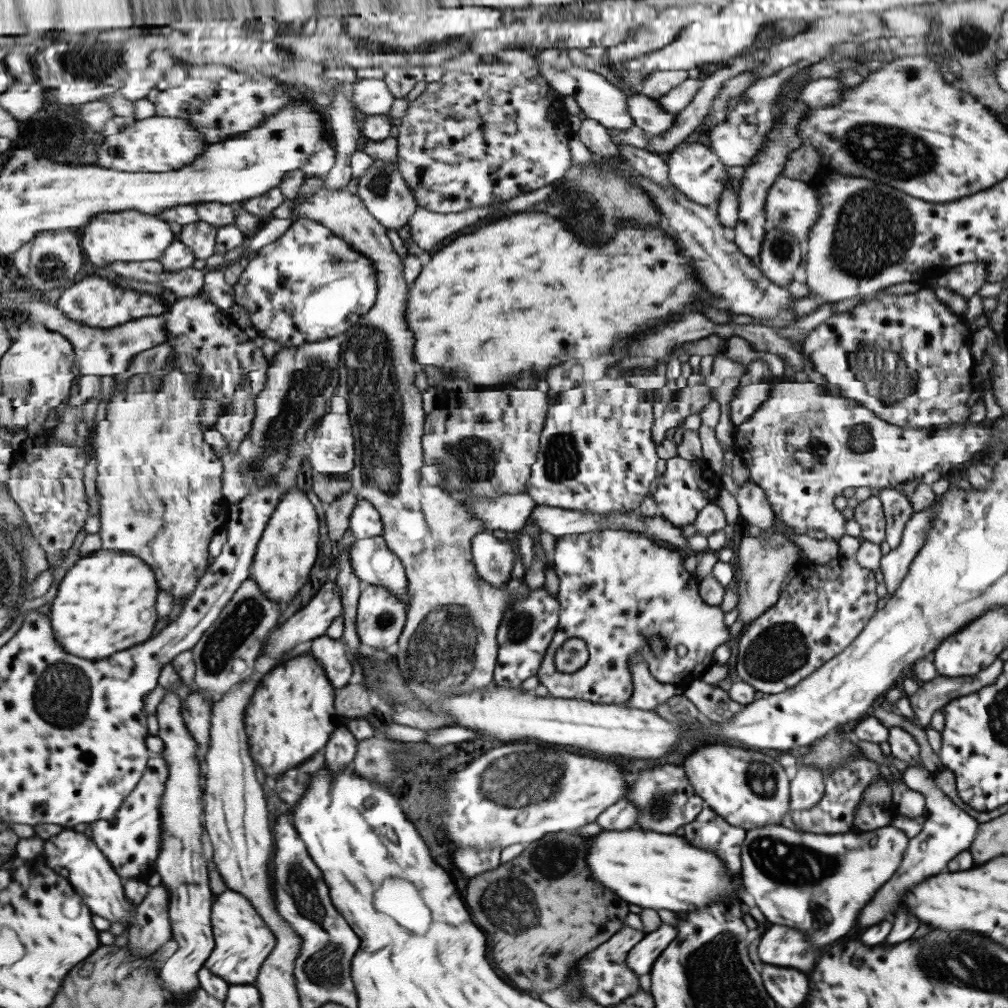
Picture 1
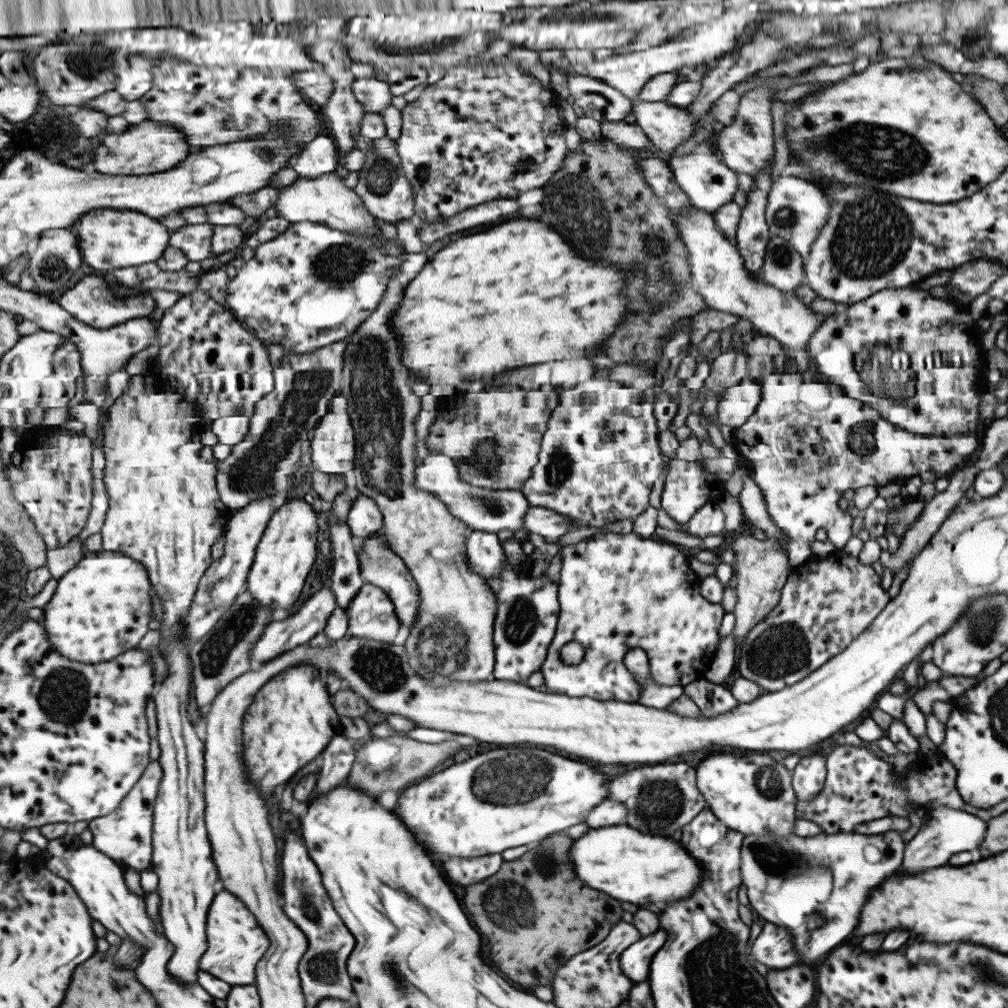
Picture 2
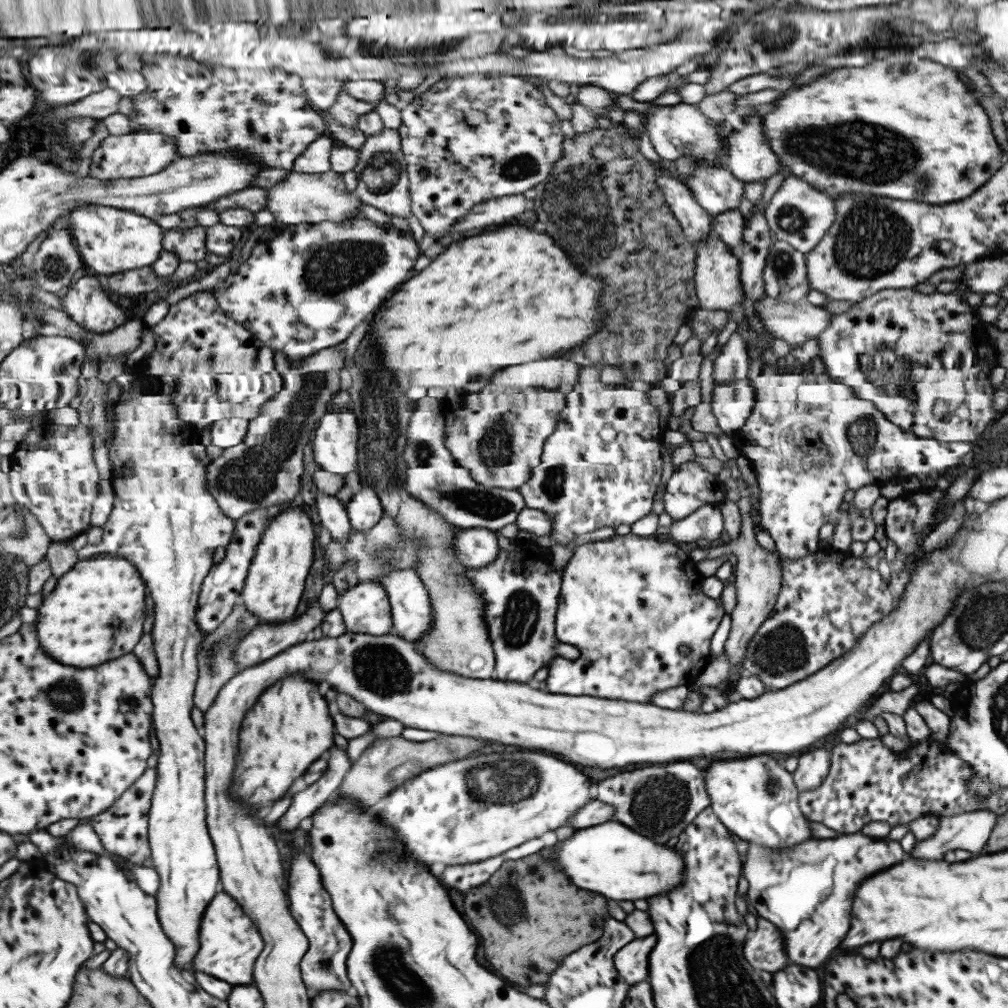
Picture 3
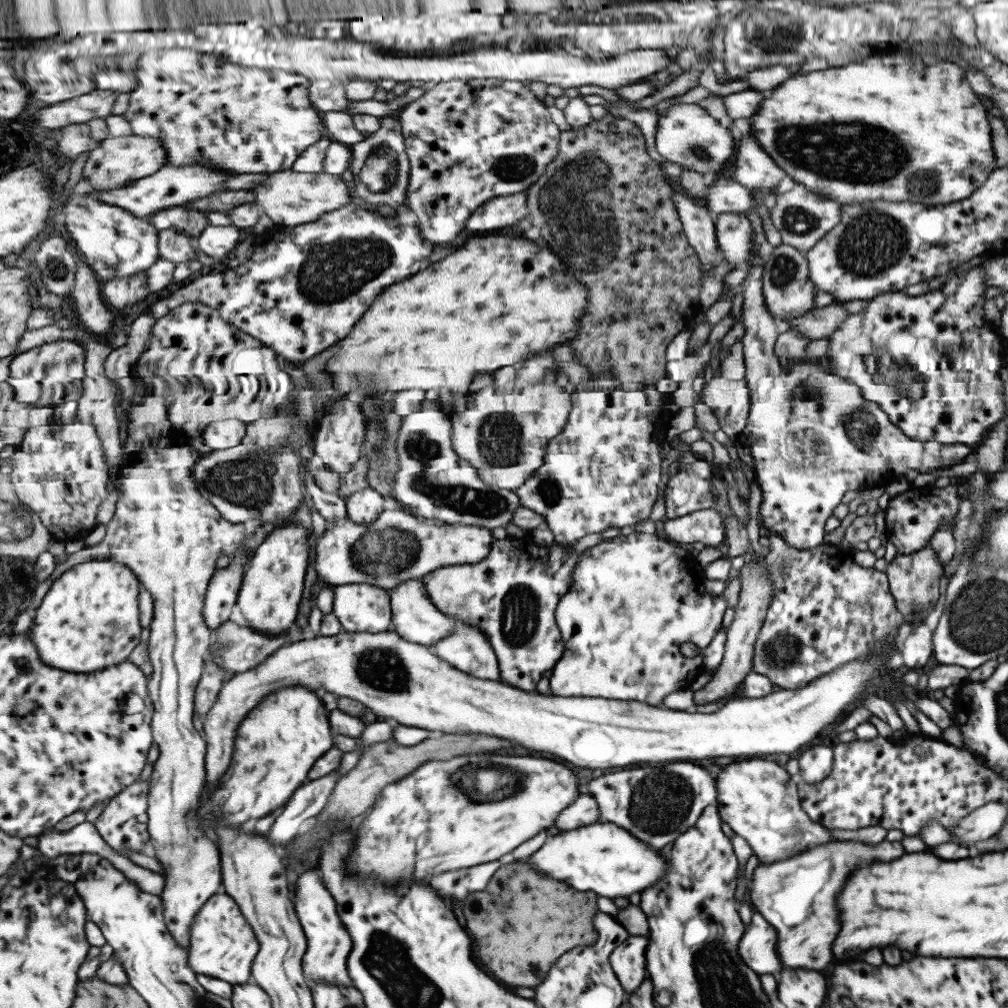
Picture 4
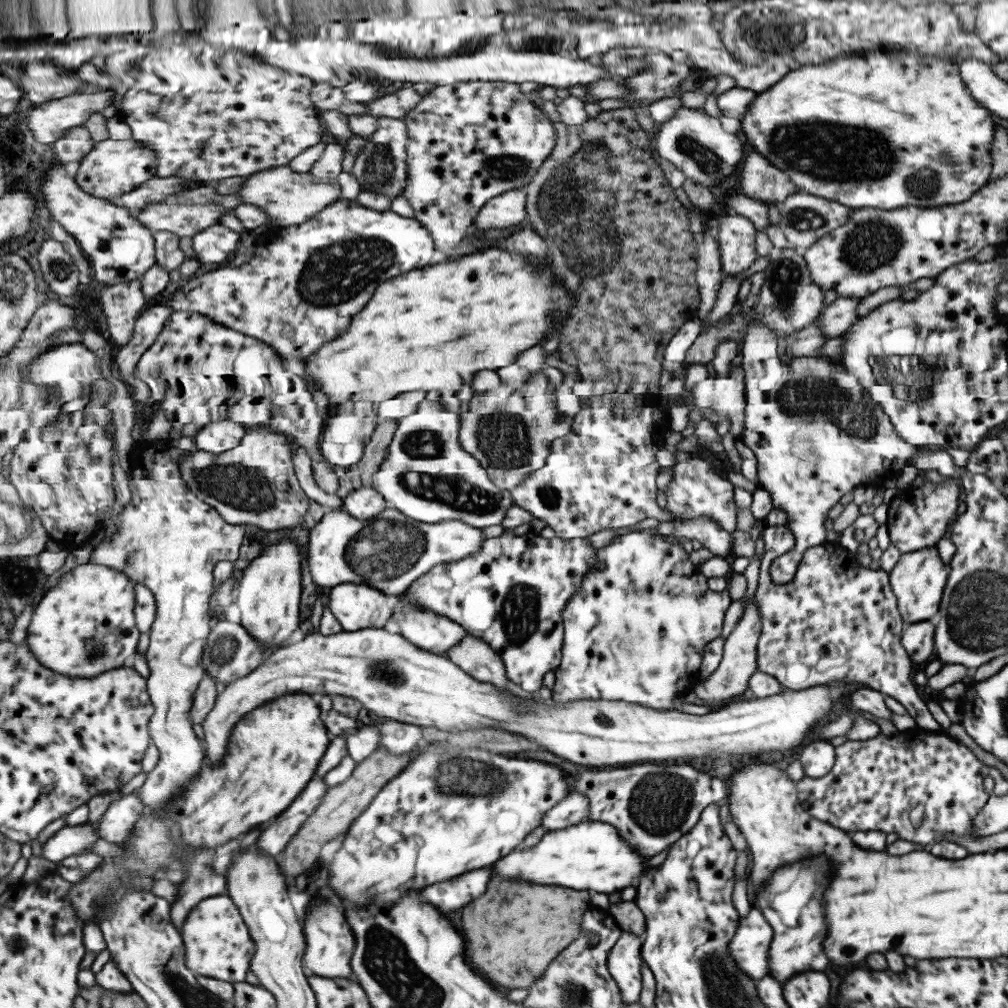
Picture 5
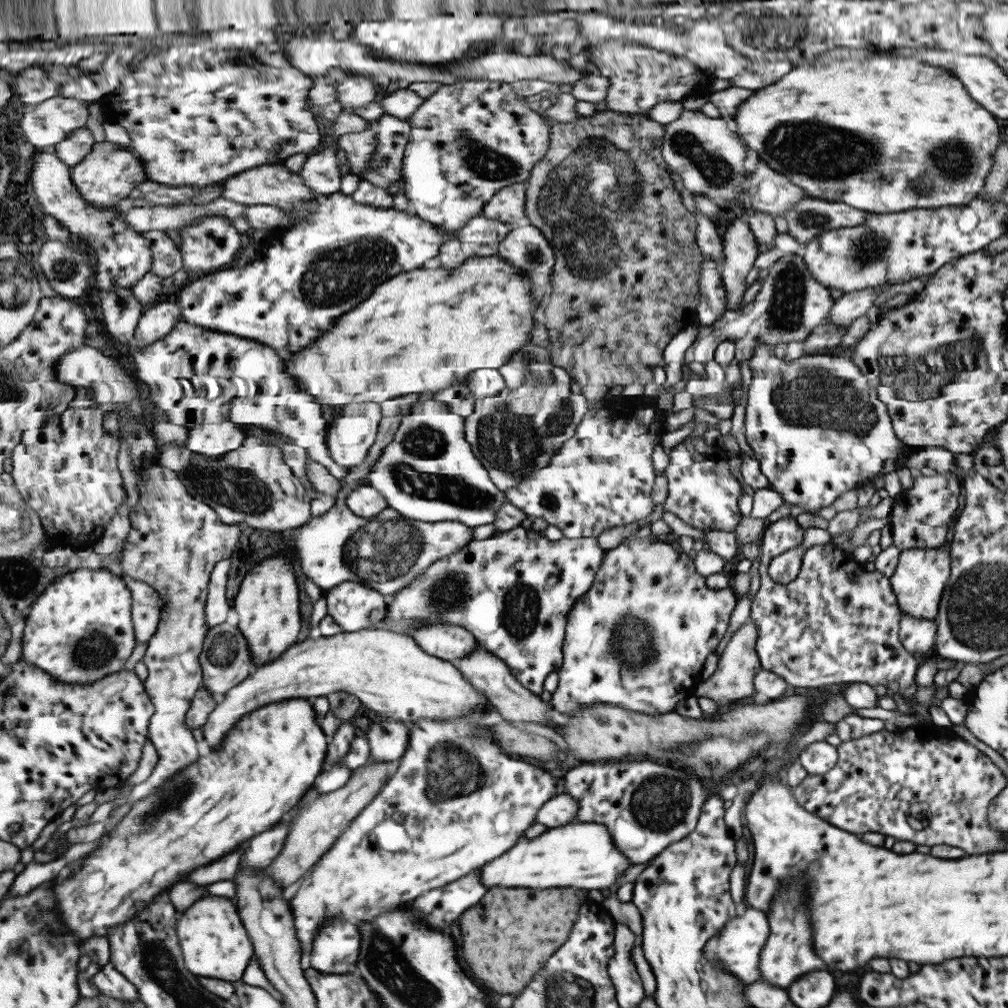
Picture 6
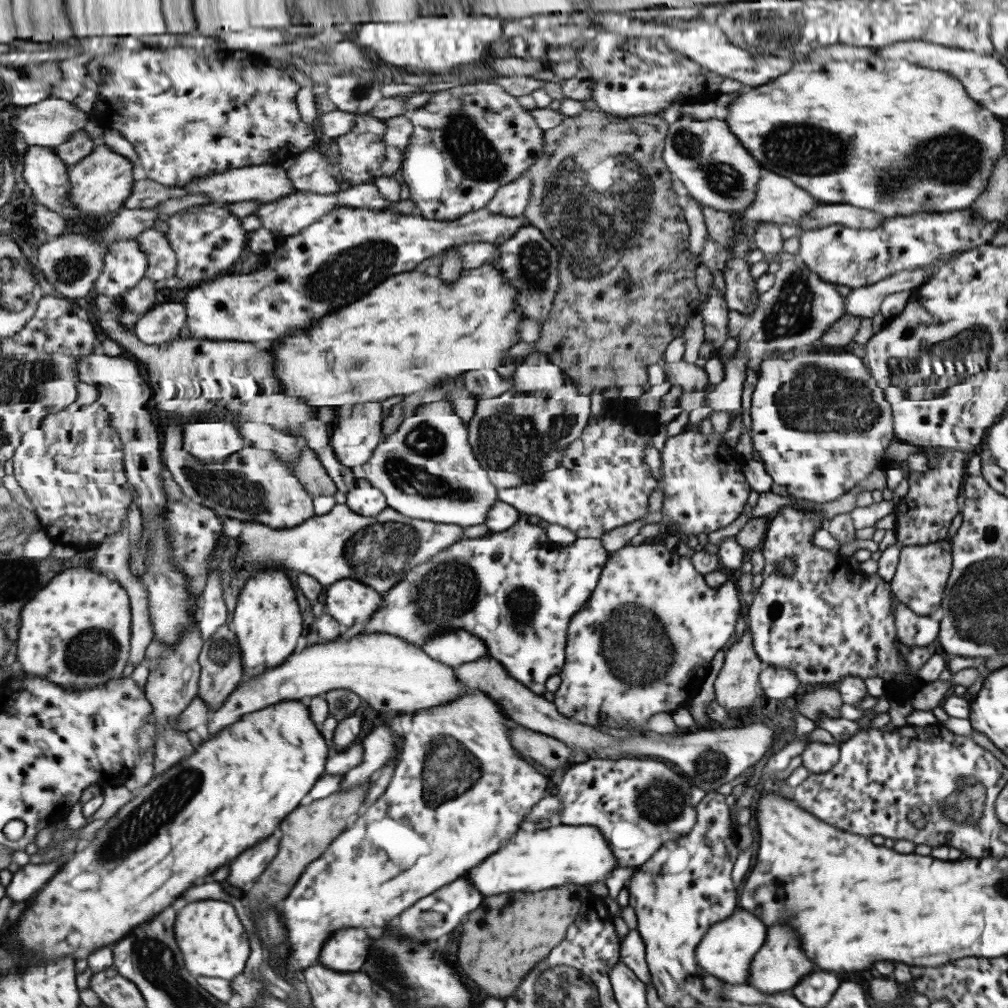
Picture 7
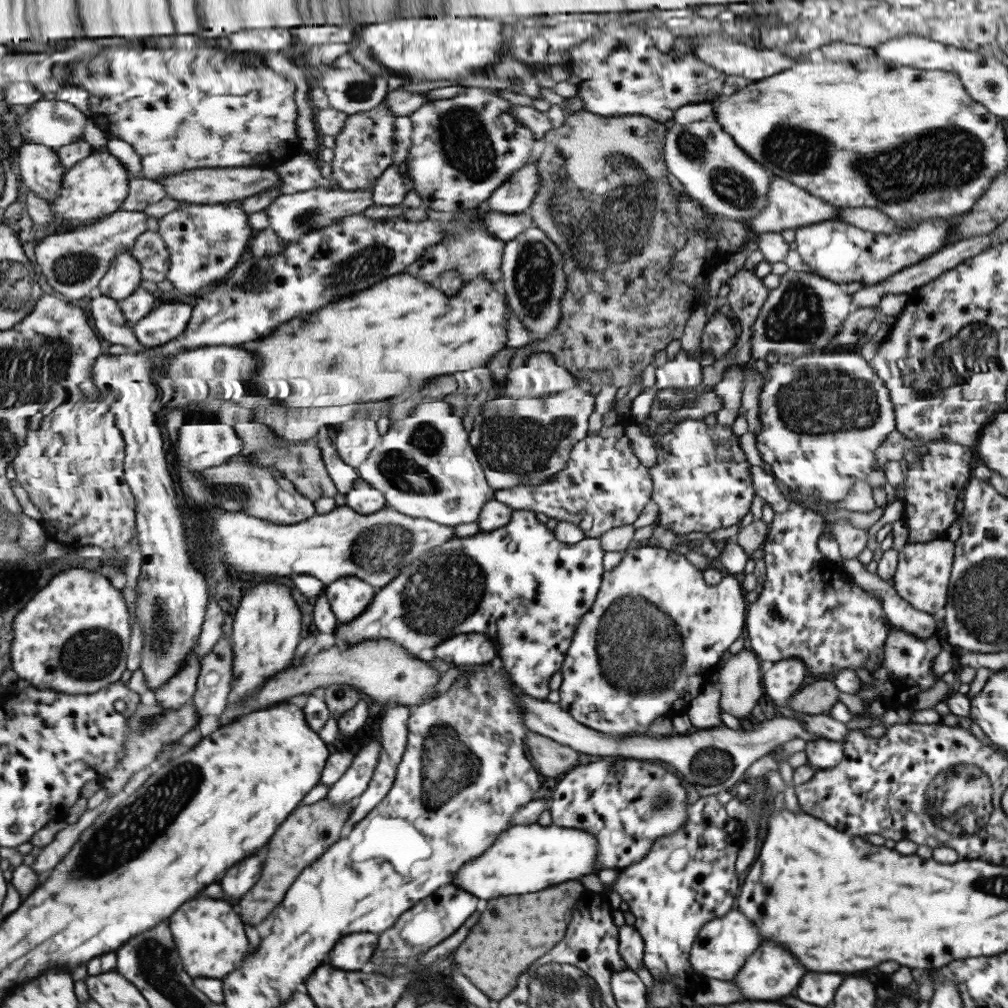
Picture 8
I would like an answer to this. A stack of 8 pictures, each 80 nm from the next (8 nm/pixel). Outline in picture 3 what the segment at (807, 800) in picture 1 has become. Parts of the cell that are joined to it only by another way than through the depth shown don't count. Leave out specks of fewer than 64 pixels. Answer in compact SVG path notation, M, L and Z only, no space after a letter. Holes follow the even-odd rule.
M814 749L797 758L797 768L792 773L797 790L813 790L826 778L830 765L830 753Z

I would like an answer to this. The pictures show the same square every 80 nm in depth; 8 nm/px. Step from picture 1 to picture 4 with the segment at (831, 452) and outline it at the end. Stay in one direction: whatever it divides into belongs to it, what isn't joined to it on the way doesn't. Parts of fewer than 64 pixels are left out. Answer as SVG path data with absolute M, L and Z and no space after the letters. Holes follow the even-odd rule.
M755 248L751 249L751 258L749 258L747 274L741 283L741 296L743 297L743 306L741 308L741 322L743 324L743 336L740 340L742 342L743 351L743 366L744 366L744 379L746 380L747 388L750 390L750 407L746 418L745 426L740 430L738 440L747 445L748 453L752 458L752 470L754 473L754 481L760 488L761 492L761 506L759 506L759 515L761 515L761 522L765 528L770 532L776 532L791 548L795 550L808 550L819 546L822 543L822 538L825 533L823 532L823 524L827 517L832 515L832 510L841 502L843 494L847 490L863 490L869 488L885 487L889 482L898 480L903 477L907 470L917 470L917 472L930 472L933 469L941 467L950 467L951 465L959 464L964 461L964 458L972 452L969 446L964 444L955 443L953 445L942 445L937 441L927 441L922 443L916 440L907 438L905 434L901 434L901 430L896 426L891 426L891 422L887 422L888 416L873 402L867 402L859 396L859 389L851 384L848 380L835 376L829 373L826 362L816 360L815 358L805 358L804 361L799 362L799 365L793 366L792 370L788 370L785 365L785 360L778 360L773 354L772 348L776 339L777 330L773 324L773 318L763 306L762 296L762 266L761 258L755 253Z

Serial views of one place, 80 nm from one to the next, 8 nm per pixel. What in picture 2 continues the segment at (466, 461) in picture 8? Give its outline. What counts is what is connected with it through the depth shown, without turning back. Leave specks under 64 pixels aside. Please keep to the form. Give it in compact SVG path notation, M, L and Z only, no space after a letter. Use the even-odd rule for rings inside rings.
M430 393L421 396L420 409L414 422L416 434L414 485L425 494L435 495L445 504L449 514L455 515L455 518L464 522L471 530L496 533L499 530L523 529L523 515L530 507L521 491L491 490L471 486L458 479L458 470L452 458L426 448L424 438L430 426L434 424L435 415L440 407L440 401Z

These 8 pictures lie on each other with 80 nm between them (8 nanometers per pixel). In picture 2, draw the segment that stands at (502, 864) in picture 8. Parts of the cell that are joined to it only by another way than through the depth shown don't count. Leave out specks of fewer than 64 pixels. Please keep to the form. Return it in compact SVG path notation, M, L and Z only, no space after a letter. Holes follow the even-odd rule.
M627 824L590 828L573 840L568 855L575 862L575 874L587 886L607 896L637 906L655 904L663 907L690 896L700 884L703 868L681 848L679 842L663 836L641 834Z

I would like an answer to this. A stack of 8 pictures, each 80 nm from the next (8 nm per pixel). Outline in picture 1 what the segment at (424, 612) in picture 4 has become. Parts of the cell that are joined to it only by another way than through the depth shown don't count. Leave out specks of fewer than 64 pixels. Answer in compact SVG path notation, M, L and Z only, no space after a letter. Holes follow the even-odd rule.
M382 535L354 539L348 548L348 559L352 573L363 585L384 586L408 607L403 565L386 547Z

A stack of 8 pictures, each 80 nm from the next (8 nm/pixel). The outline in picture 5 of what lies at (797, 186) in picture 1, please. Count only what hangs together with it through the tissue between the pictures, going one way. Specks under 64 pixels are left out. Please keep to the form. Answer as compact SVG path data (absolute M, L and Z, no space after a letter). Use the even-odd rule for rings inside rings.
M799 189L789 193L789 196L786 196L776 207L779 213L779 230L785 235L787 247L791 249L811 247L827 232L843 226L850 211L849 207L843 206L833 199L813 196Z

